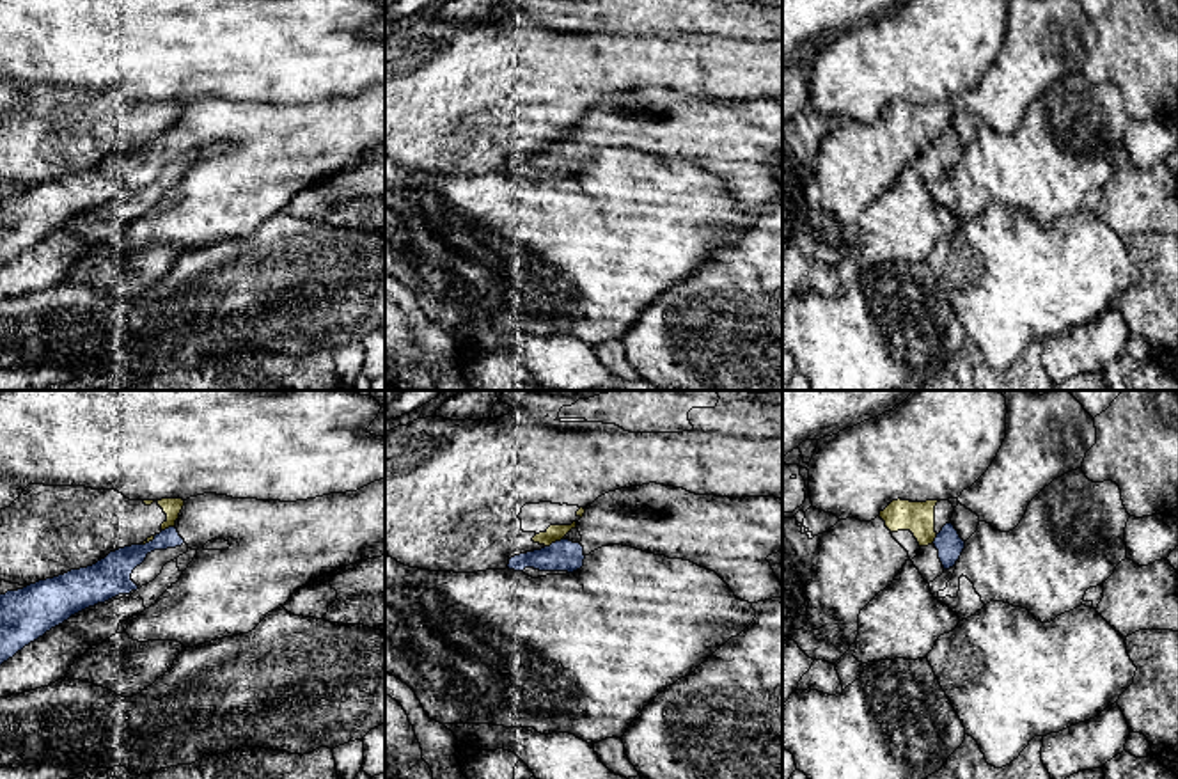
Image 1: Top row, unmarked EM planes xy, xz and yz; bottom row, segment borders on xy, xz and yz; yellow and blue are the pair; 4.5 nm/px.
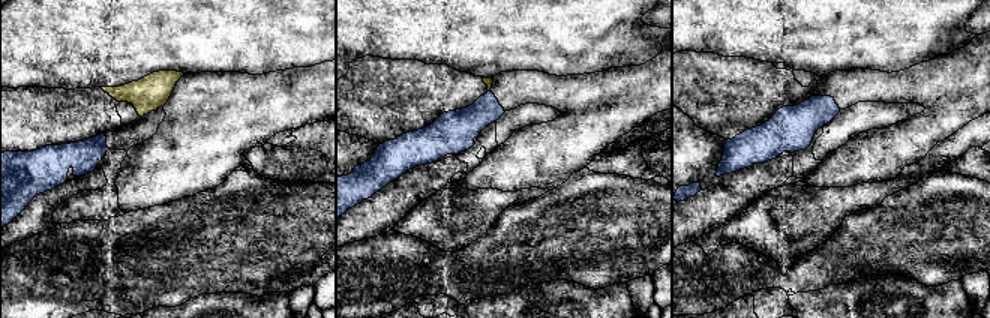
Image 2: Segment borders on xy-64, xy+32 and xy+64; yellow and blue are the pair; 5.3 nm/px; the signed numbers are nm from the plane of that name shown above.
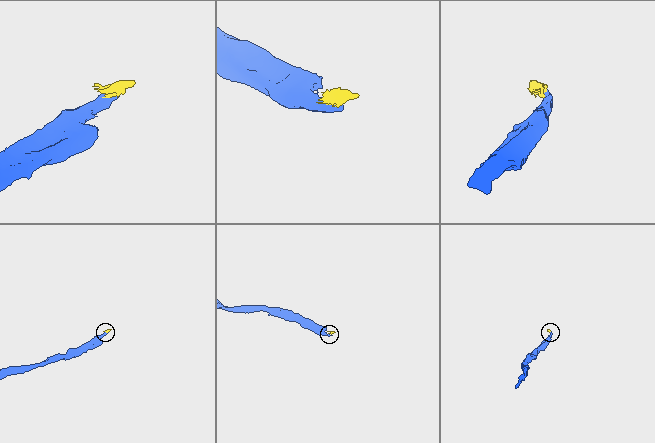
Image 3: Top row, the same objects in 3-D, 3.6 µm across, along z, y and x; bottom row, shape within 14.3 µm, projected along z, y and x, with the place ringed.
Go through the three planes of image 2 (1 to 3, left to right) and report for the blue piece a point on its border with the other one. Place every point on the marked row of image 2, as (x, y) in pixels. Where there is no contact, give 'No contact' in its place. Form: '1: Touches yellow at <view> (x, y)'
1: No contact
2: Touches yellow at xy+32 (485, 93)
3: No contact

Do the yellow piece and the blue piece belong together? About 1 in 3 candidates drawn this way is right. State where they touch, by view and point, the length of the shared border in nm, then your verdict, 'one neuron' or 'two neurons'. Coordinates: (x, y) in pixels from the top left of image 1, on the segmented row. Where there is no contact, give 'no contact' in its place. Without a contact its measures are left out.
meets yellow in xz at (554, 542); contact 100 nm long; two neurons

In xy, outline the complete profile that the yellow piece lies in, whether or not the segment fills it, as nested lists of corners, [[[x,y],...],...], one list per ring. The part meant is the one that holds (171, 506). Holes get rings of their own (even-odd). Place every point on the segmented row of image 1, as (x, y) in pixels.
[[[28,484],[9,508],[0,509],[0,580],[30,586],[92,566],[119,548],[145,545],[161,531],[176,525],[183,506],[183,499],[130,500],[115,490]]]

